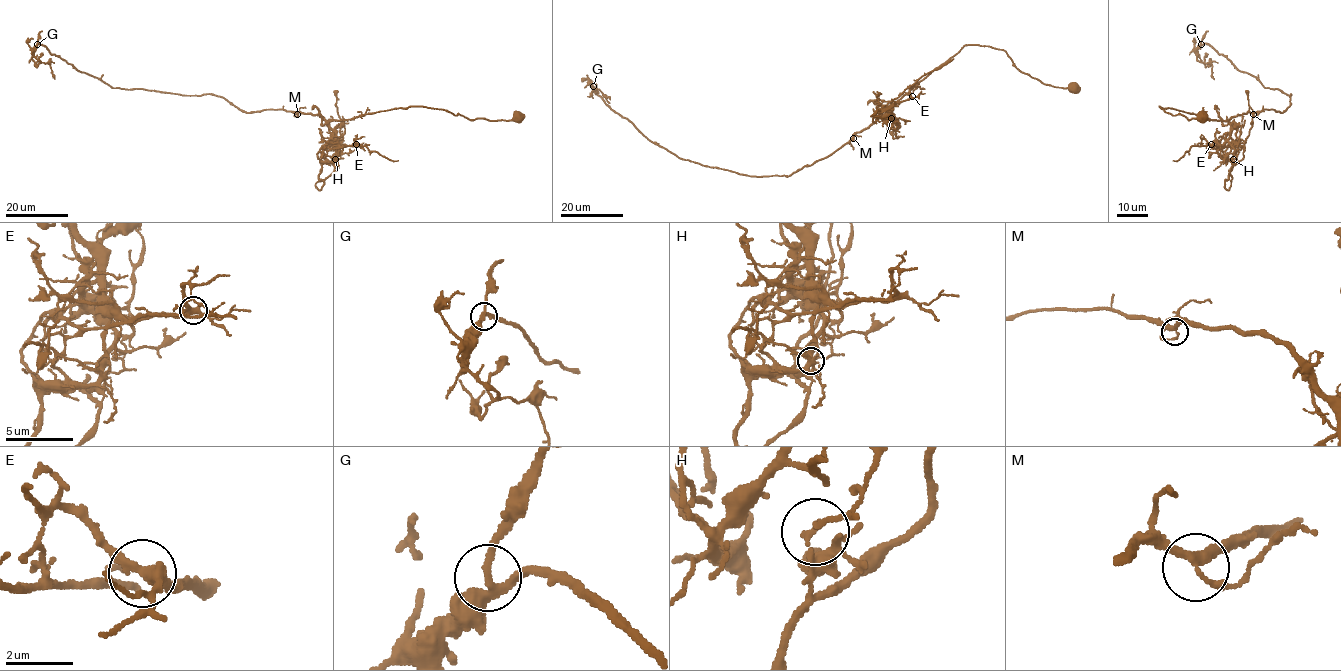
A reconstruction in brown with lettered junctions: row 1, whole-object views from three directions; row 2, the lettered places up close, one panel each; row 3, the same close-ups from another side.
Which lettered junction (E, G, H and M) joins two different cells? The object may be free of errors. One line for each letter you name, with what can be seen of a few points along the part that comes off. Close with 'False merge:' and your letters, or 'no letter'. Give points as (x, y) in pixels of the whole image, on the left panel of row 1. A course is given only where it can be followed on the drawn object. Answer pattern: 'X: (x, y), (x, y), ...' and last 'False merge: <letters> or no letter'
H: (335, 159), (320, 161), (331, 149), (344, 146), (365, 146), (388, 159), (398, 161)
False merge: H

